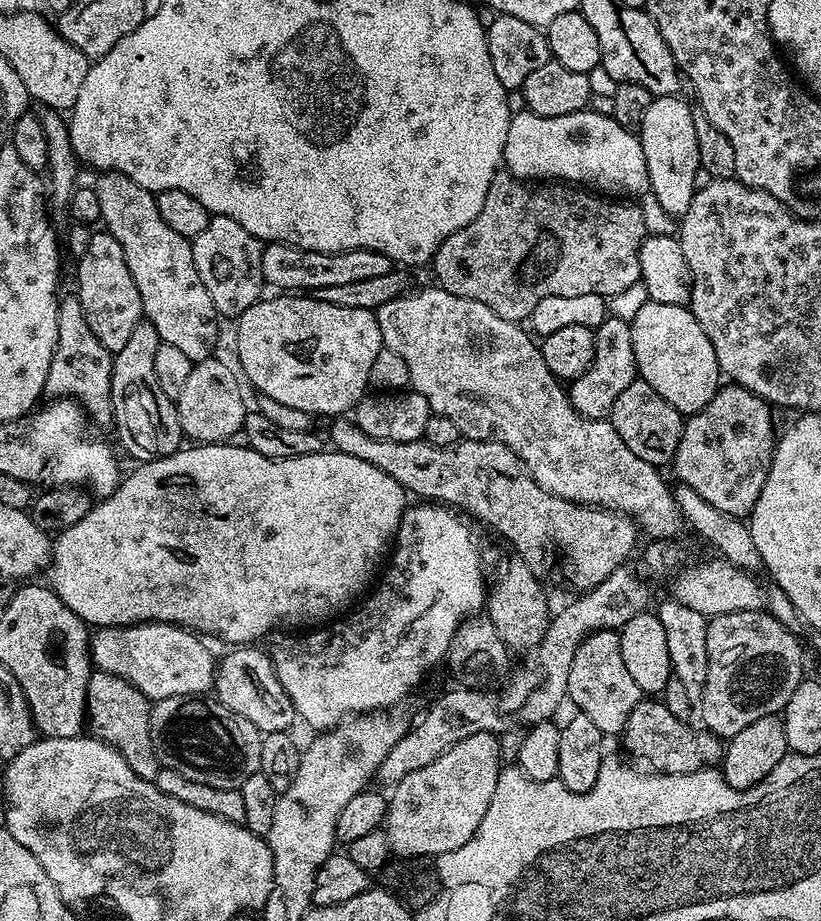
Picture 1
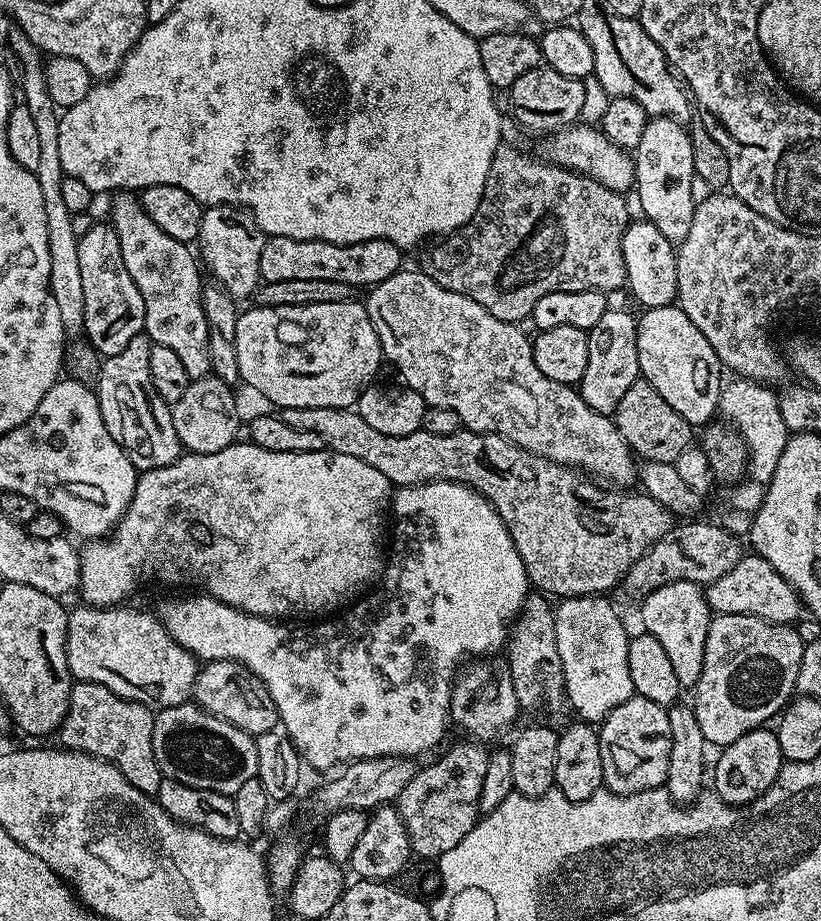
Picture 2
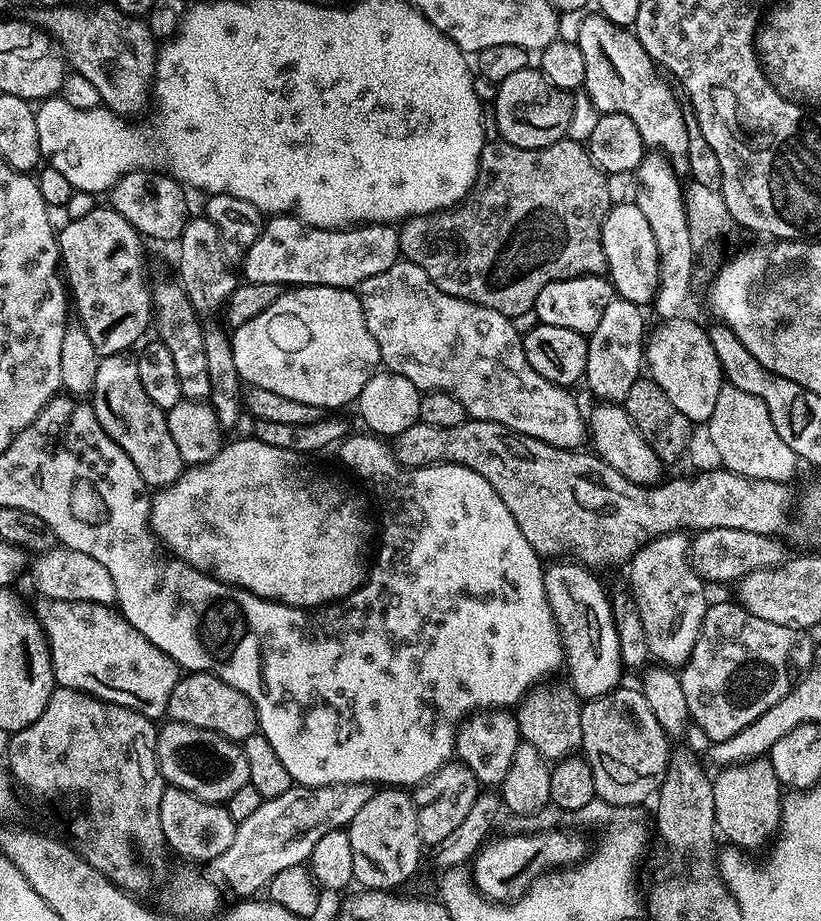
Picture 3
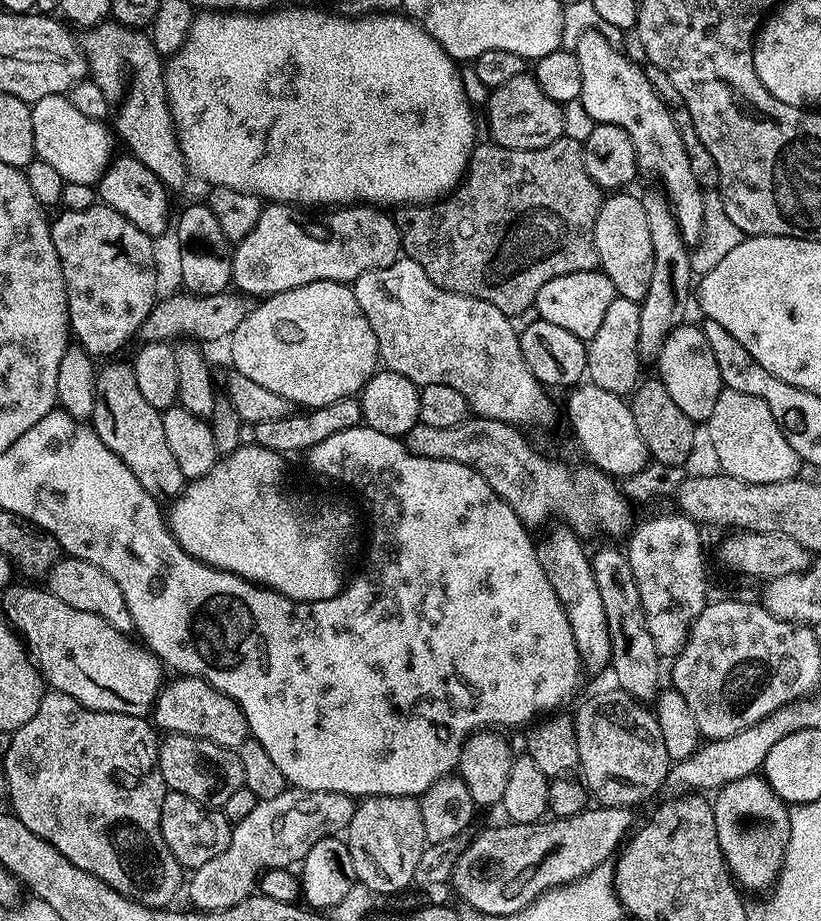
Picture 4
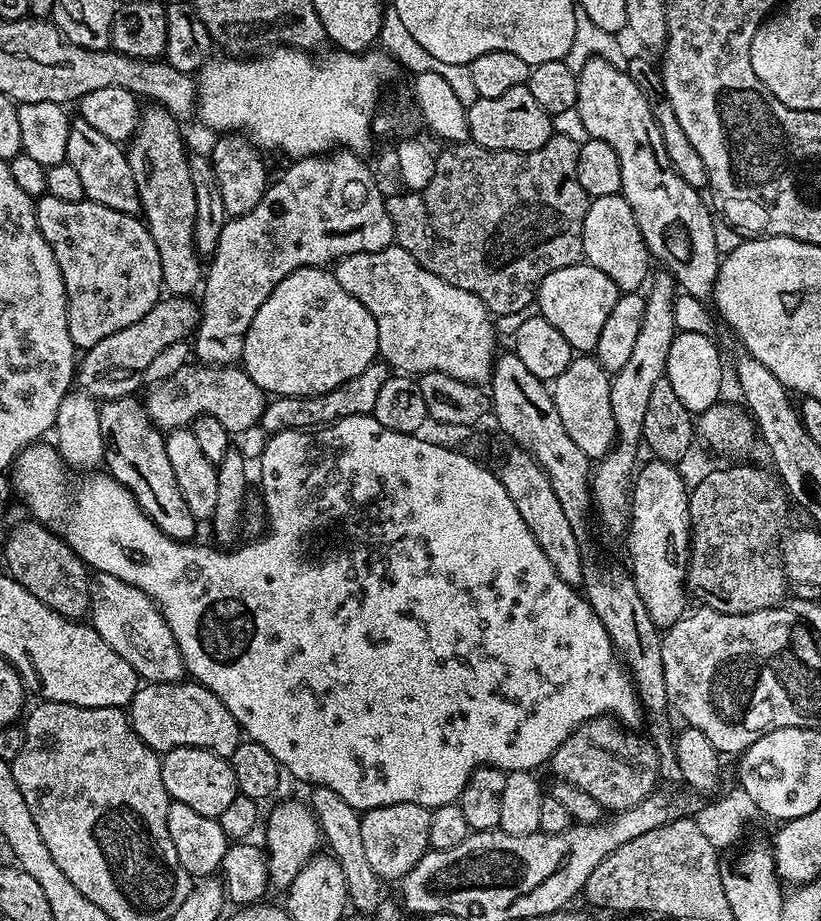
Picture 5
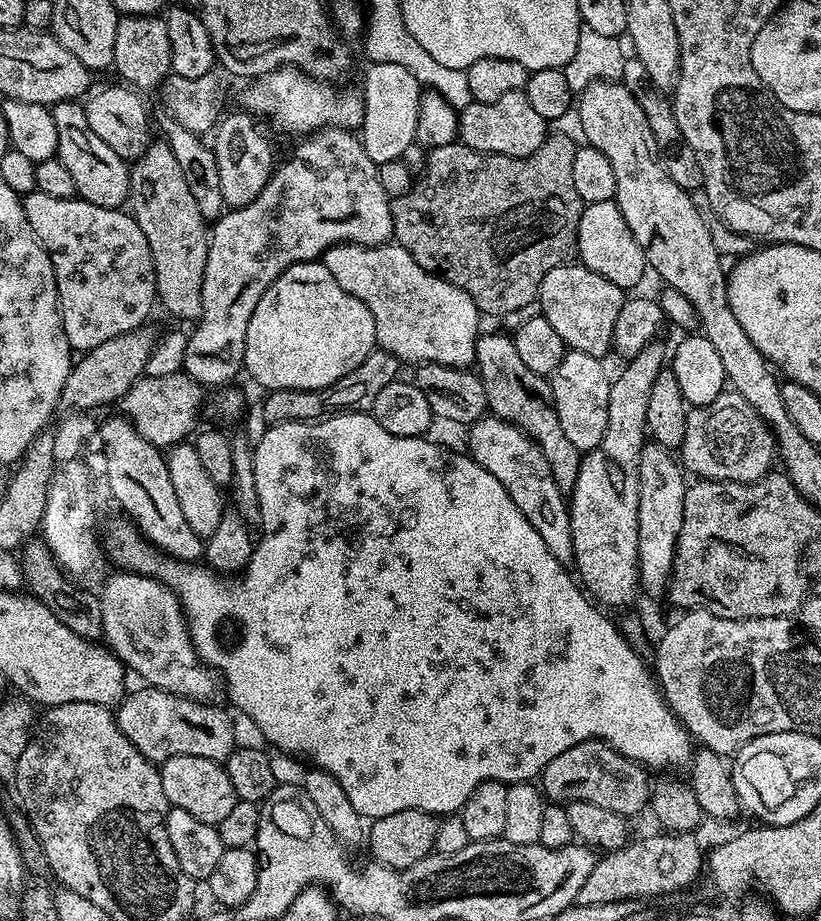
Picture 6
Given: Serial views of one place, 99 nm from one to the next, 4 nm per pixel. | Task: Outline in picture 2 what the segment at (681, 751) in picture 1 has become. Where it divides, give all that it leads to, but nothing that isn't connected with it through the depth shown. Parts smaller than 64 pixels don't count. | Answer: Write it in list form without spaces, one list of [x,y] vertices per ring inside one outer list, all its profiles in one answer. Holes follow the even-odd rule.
[[[632,695],[629,700],[622,702],[622,706],[614,706],[610,714],[602,721],[598,728],[600,738],[600,749],[602,750],[602,770],[604,771],[603,787],[610,792],[617,792],[619,796],[628,796],[632,792],[645,792],[651,788],[658,788],[664,784],[664,779],[670,766],[670,722],[668,721],[668,708],[662,704],[650,702],[650,698],[642,698],[638,695]]]

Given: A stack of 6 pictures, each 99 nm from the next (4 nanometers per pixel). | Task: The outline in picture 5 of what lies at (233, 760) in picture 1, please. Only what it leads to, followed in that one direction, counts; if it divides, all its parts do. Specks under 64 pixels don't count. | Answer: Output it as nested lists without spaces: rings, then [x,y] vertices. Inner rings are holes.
[[[171,748],[163,753],[160,769],[169,797],[182,802],[182,806],[192,807],[198,814],[219,818],[238,794],[231,759],[205,748]]]

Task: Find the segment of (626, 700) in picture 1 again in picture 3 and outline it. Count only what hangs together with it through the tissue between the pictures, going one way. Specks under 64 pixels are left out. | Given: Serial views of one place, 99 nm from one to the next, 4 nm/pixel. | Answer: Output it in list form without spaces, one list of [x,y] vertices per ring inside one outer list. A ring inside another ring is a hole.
[[[556,562],[544,574],[544,585],[550,602],[550,610],[560,631],[564,645],[567,679],[577,696],[585,701],[596,700],[616,691],[621,683],[620,672],[625,671],[624,659],[618,646],[618,630],[614,604],[608,601],[604,588],[595,571],[579,562]]]

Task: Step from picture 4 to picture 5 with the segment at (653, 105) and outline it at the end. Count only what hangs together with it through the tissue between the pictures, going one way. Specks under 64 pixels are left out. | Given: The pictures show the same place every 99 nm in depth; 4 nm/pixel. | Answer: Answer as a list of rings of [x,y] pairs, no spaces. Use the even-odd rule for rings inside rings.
[[[593,56],[578,70],[578,98],[574,112],[580,115],[580,124],[591,139],[614,146],[622,166],[620,192],[634,210],[634,218],[642,230],[642,238],[649,253],[655,259],[657,256],[664,260],[663,265],[672,272],[673,279],[687,295],[707,297],[716,283],[722,259],[714,242],[714,212],[709,205],[704,204],[698,189],[682,182],[682,178],[669,164],[666,142],[662,142],[662,130],[658,130],[658,122],[640,87],[629,78],[625,69],[610,66],[610,62]]]

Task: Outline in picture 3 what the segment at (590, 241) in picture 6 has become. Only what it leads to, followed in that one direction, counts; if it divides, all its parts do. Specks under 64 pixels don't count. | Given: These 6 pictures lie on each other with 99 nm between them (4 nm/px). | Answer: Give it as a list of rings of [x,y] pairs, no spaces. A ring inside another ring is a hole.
[[[635,202],[613,203],[608,217],[604,219],[602,242],[608,263],[606,276],[612,281],[615,295],[641,306],[651,305],[660,285],[660,263],[658,242],[654,242],[654,233],[650,230],[650,222],[646,222],[646,214],[642,214]]]

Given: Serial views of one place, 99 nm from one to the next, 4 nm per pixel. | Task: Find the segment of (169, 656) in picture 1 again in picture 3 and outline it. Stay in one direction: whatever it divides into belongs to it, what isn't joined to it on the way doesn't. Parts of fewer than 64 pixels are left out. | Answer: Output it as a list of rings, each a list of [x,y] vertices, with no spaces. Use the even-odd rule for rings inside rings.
[[[48,600],[45,605],[44,609],[39,609],[38,618],[48,637],[48,648],[52,651],[52,669],[59,687],[73,688],[97,696],[99,700],[126,706],[153,722],[159,721],[167,713],[170,696],[180,681],[182,669],[165,652],[158,650],[154,642],[140,634],[115,607],[77,600]]]

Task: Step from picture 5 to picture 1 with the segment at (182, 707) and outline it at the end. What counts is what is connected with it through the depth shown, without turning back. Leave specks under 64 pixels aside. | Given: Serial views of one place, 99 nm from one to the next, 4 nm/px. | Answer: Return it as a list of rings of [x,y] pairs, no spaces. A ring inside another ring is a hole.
[[[236,646],[223,657],[219,657],[216,665],[216,682],[214,696],[219,704],[234,710],[234,714],[242,714],[246,722],[254,722],[254,726],[261,734],[266,732],[288,732],[292,723],[297,723],[296,708],[290,702],[282,682],[278,682],[278,674],[272,665],[272,657],[260,646]]]

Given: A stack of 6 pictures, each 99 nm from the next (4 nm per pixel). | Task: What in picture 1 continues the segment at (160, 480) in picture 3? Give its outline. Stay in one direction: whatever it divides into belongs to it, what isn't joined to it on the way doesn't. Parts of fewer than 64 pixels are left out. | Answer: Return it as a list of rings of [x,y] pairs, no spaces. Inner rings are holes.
[[[141,318],[138,326],[134,326],[126,346],[122,346],[122,350],[115,352],[112,358],[114,433],[136,462],[166,458],[182,447],[176,402],[162,394],[162,386],[158,386],[158,378],[154,374],[154,353],[158,351],[160,343],[158,330],[154,330],[149,320]]]

